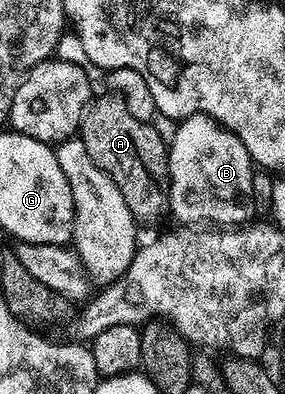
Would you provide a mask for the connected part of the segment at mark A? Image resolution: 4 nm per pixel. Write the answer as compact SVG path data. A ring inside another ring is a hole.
M102 91L102 94L91 96L82 106L78 115L77 136L82 138L84 147L88 147L88 155L92 155L92 163L100 167L120 187L129 211L139 226L154 225L162 216L167 216L167 142L162 141L154 126L149 121L136 119L132 111L124 103L124 99L116 93Z

